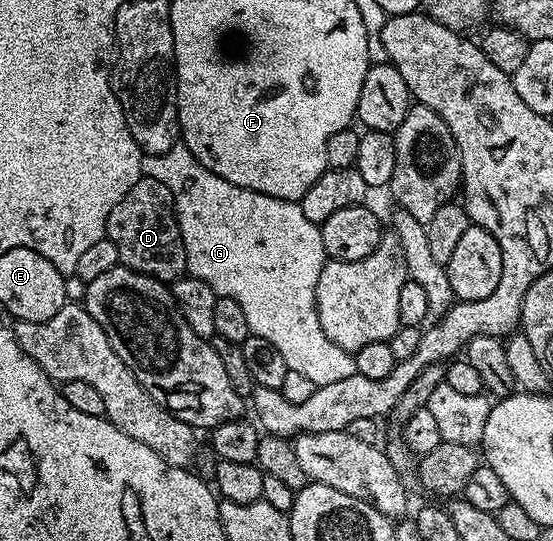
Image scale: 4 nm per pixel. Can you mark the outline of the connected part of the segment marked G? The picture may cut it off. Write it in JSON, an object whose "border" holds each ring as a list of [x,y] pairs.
{"border":[[[184,142],[173,144],[171,150],[163,154],[146,155],[143,172],[171,190],[173,211],[177,214],[177,225],[185,247],[188,275],[207,282],[218,296],[235,298],[247,318],[250,333],[267,338],[267,342],[283,354],[289,370],[311,378],[318,388],[357,375],[356,355],[335,346],[335,342],[323,334],[323,326],[319,326],[317,287],[327,257],[321,229],[311,222],[311,218],[306,218],[300,203],[271,198],[267,194],[235,186],[235,182],[227,182],[227,178],[219,178],[219,174],[211,174],[211,170],[207,170],[207,166],[200,164],[195,154],[187,150]]]}

